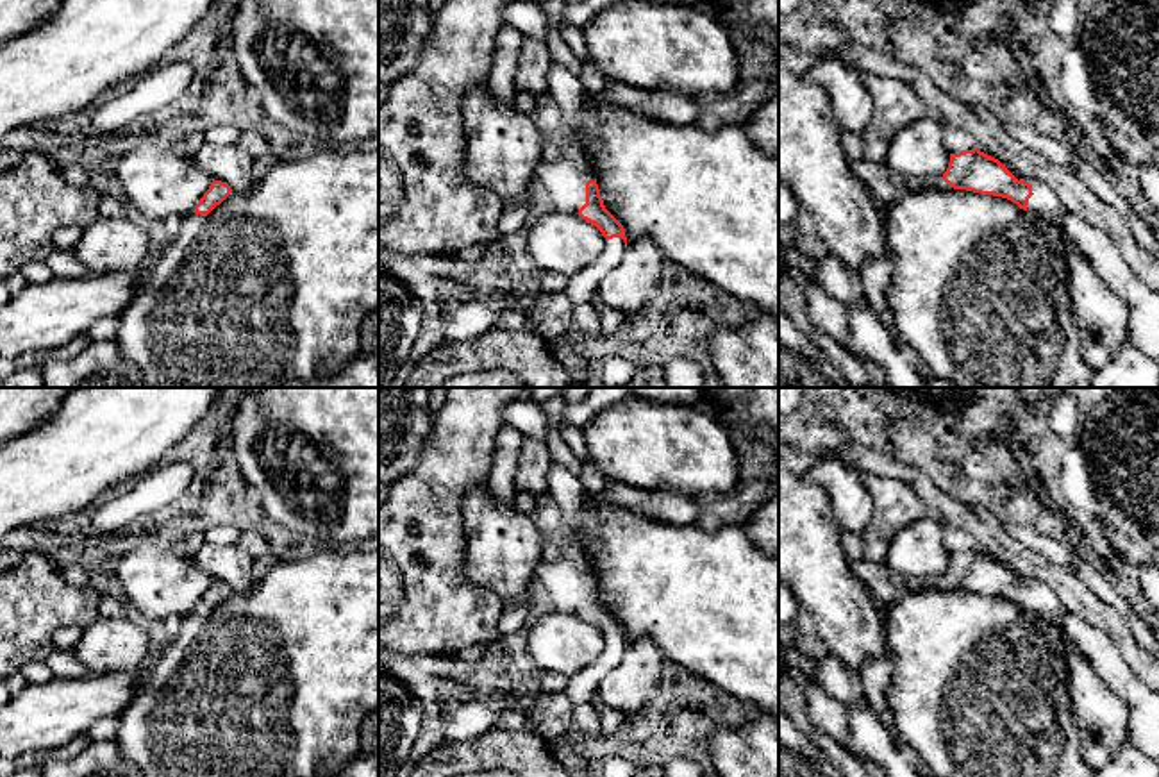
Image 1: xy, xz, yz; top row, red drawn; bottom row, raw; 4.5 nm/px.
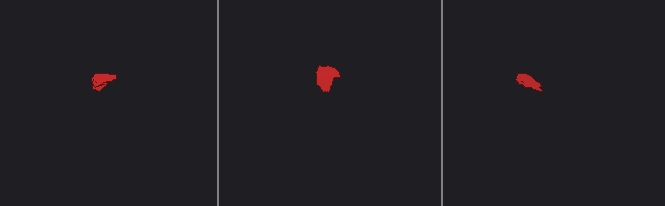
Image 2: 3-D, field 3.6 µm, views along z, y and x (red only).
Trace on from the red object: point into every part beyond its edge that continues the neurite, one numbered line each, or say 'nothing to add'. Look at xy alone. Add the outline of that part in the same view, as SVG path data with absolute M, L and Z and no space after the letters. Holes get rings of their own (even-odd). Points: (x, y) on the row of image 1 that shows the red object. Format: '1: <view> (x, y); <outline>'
nothing to add

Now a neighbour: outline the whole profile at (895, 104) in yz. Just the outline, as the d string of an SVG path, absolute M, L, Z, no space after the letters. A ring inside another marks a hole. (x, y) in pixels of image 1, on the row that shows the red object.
M861 71L873 105L868 127L861 132L863 159L886 163L888 148L896 132L920 118L938 114L904 80Z

